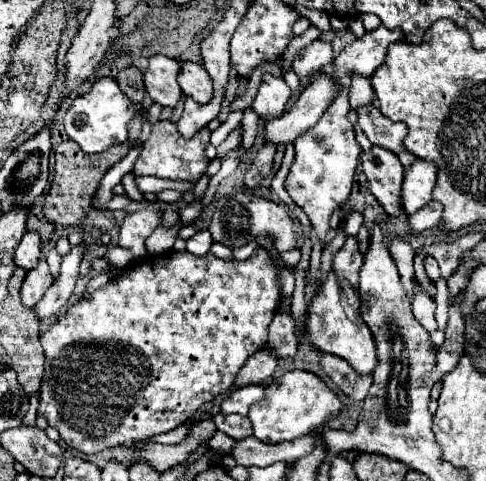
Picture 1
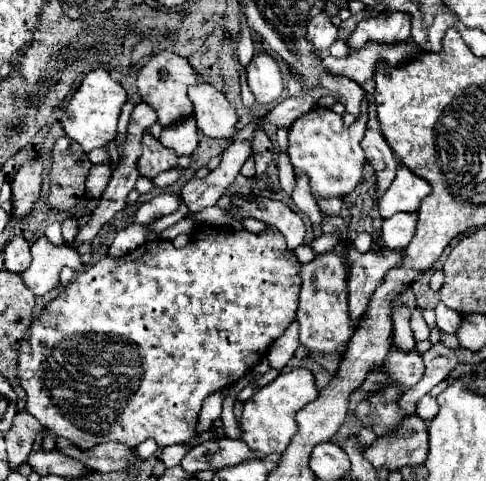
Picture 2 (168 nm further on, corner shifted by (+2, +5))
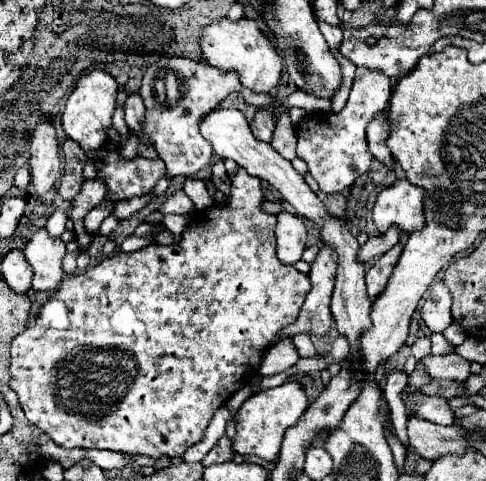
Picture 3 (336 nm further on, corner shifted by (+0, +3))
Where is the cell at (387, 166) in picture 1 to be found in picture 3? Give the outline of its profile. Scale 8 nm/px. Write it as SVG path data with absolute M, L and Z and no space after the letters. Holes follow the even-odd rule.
M380 112L370 124L368 124L368 132L366 132L366 140L368 140L368 150L372 152L372 156L376 160L380 160L382 164L386 164L390 170L394 168L394 158L390 154L390 150L386 148L386 112Z

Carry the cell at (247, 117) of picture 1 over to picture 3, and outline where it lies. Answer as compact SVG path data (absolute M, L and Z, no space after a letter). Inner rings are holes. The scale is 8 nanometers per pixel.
M238 168L232 180L228 206L212 206L190 218L178 244L150 244L136 252L118 252L92 268L66 276L62 284L52 292L52 296L44 302L34 324L12 340L8 384L12 390L16 390L26 418L64 448L106 448L130 454L146 454L154 458L168 454L170 458L174 458L182 456L190 446L198 444L204 438L204 430L208 428L214 412L224 406L234 392L248 386L250 380L258 374L264 352L270 348L272 340L296 320L298 308L302 306L302 300L310 290L310 280L306 274L278 260L274 238L276 216L262 212L262 200L260 178L250 176L244 168Z

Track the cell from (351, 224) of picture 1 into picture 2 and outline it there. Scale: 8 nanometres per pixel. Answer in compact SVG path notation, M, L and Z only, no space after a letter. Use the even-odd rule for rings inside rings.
M324 234L324 236L314 238L312 244L310 244L310 248L312 248L316 254L322 254L322 252L326 252L326 250L334 250L336 242L338 242L338 236L336 236L336 234Z

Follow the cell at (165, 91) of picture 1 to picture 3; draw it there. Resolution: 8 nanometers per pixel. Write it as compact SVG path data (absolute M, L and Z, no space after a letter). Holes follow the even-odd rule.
M162 56L146 70L140 88L140 96L146 106L144 128L158 156L166 164L168 178L174 178L178 174L192 176L198 170L202 170L206 164L210 164L212 146L202 138L198 130L198 120L206 112L214 110L220 104L220 100L224 100L234 90L242 90L236 72L220 72L214 66L206 66L198 60L190 60L182 56ZM170 74L174 74L178 80L176 98L174 94L170 94L166 84L166 78Z

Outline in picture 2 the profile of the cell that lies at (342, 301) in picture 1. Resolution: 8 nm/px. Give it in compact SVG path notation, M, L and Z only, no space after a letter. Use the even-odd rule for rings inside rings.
M324 252L310 264L304 264L300 274L302 288L296 310L296 320L300 324L300 344L304 344L308 350L344 352L356 328L350 324L348 316L348 282L342 258L336 252Z

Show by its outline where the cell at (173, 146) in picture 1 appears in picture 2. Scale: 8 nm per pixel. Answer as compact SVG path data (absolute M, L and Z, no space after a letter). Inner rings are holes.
M150 132L144 134L144 140L142 140L142 156L138 160L140 176L154 178L160 172L166 172L166 170L174 168L176 166L176 160L178 160L178 156L174 154L174 150L164 148L158 140L154 140L150 136Z

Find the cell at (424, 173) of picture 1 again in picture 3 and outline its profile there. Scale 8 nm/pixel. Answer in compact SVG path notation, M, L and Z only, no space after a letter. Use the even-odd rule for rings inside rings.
M406 178L396 180L392 186L384 188L378 194L378 200L374 204L374 224L376 224L378 232L386 232L392 224L400 226L400 230L404 234L422 230L424 228L424 190L410 184Z

